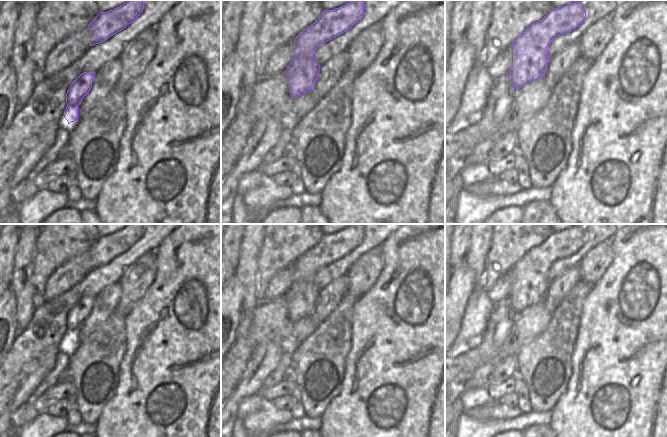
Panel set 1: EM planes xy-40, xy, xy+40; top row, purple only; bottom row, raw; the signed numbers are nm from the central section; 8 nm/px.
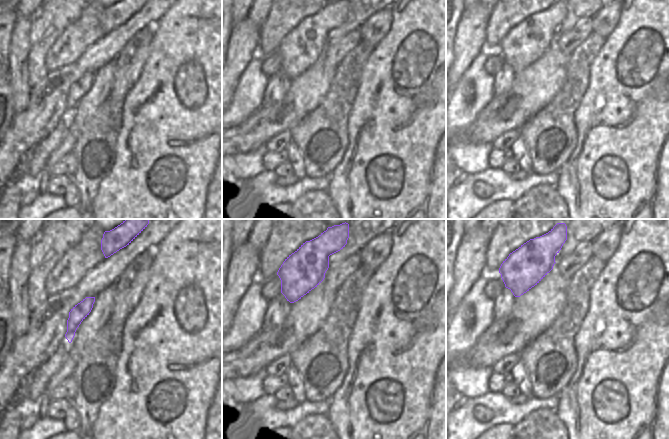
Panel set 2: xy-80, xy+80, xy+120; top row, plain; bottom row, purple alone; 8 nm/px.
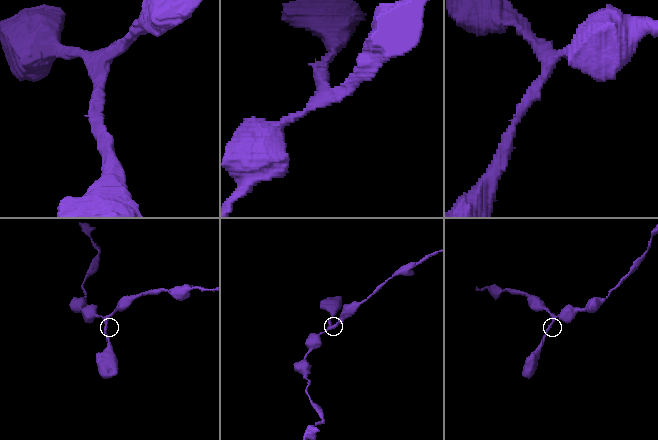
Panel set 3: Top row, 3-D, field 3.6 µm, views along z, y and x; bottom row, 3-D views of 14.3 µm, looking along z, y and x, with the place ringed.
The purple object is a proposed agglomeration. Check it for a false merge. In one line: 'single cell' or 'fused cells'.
single cell

